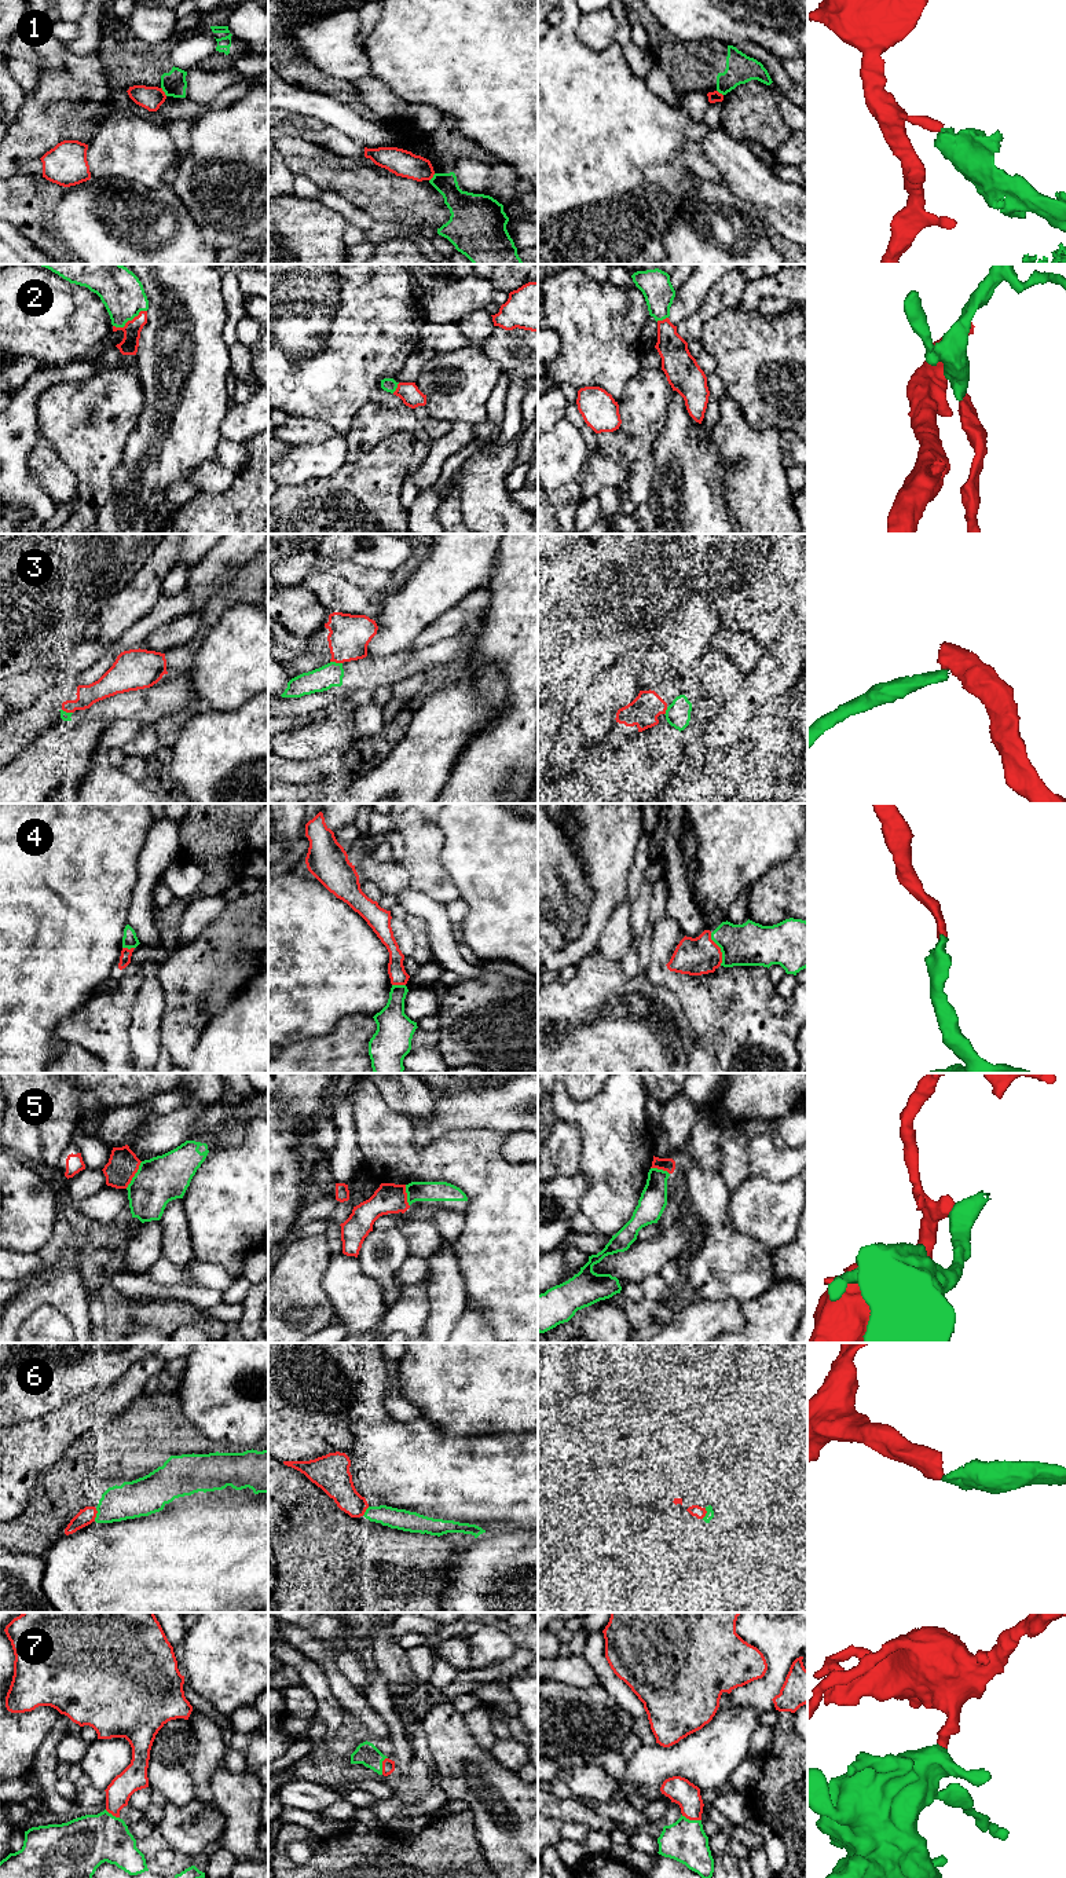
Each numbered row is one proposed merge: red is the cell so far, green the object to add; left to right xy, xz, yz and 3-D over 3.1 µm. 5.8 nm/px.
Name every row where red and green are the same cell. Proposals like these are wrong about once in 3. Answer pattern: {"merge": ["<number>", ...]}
{"merge": ["2", "4", "6", "7"]}

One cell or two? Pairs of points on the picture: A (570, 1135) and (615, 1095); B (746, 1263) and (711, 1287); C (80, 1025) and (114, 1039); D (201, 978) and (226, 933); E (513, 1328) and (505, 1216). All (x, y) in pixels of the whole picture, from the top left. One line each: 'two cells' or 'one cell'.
A: two cells
B: one cell
C: one cell
D: one cell
E: one cell

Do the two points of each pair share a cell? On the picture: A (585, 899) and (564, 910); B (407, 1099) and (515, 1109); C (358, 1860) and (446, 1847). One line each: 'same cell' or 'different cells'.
A: same cell
B: different cells
C: same cell

